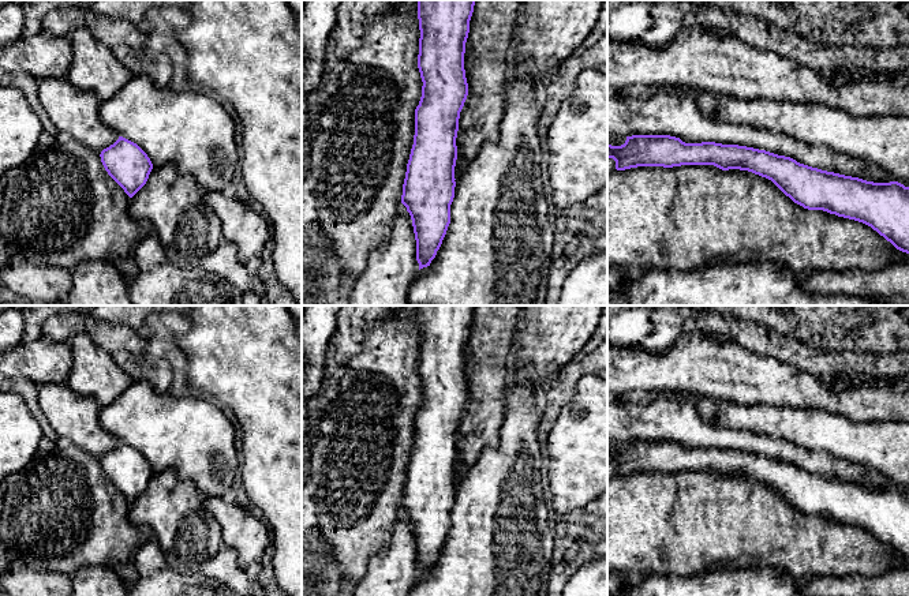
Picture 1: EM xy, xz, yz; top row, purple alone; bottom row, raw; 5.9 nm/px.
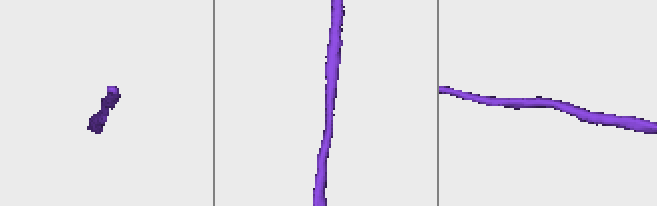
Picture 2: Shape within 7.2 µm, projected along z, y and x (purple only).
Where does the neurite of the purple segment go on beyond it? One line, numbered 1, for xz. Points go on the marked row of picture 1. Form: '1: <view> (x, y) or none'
1: none

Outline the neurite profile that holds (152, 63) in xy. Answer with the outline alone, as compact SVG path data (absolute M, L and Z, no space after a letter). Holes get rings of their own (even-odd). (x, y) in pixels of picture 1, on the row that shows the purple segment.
M115 46L115 56L127 67L132 75L147 75L160 87L173 85L173 64L168 55L143 46L134 49L130 46Z

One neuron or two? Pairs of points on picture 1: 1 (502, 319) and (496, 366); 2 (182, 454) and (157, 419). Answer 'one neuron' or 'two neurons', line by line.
1: one neuron
2: one neuron

